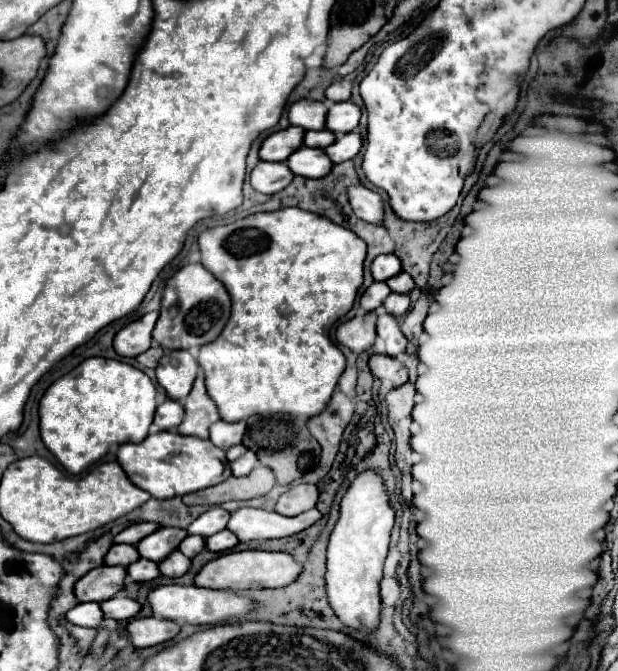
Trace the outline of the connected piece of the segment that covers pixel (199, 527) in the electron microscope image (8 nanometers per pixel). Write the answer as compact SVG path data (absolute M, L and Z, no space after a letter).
M210 508L208 512L204 512L202 516L198 516L190 526L188 526L188 534L198 534L198 536L212 536L216 532L226 530L230 512L226 512L224 508Z

